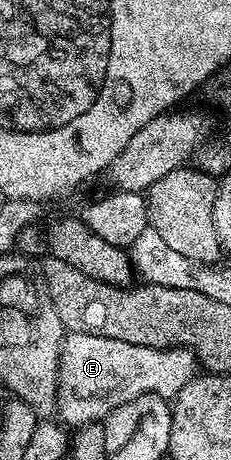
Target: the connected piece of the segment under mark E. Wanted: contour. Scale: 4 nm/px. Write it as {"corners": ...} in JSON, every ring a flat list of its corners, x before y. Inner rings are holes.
{"corners":[[69,332,63,338,58,366,57,418,77,429,83,423,105,420,114,407,141,395,158,395,170,401,199,374,200,364,187,347,148,348,112,337]]}

